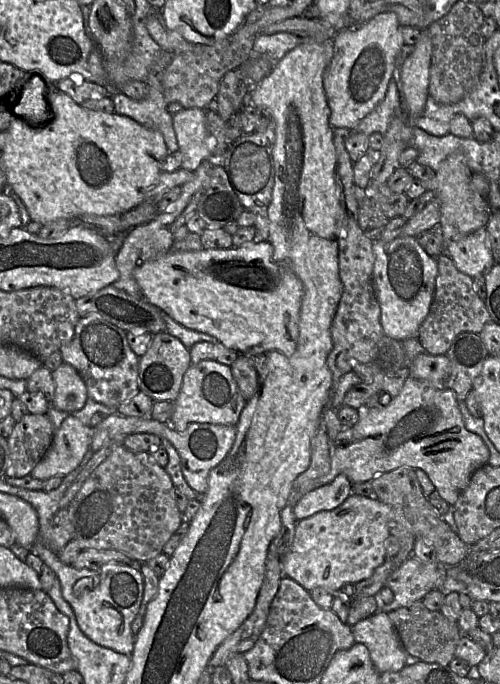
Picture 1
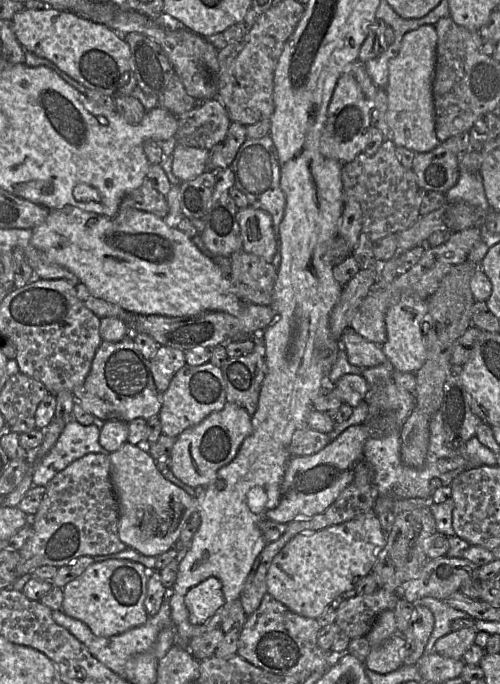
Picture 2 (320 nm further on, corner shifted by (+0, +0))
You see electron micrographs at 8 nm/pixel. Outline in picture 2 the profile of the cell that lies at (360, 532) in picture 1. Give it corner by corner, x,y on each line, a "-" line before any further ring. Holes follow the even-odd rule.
373,509
342,524
300,533
272,560
266,576
267,592
292,612
317,619
337,596
355,589
372,572
385,544
386,533

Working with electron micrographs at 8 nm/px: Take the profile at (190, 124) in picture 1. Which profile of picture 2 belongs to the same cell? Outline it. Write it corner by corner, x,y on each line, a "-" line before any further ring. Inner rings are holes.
177,142
172,154
172,172
181,182
192,180
206,171
208,157
209,150

